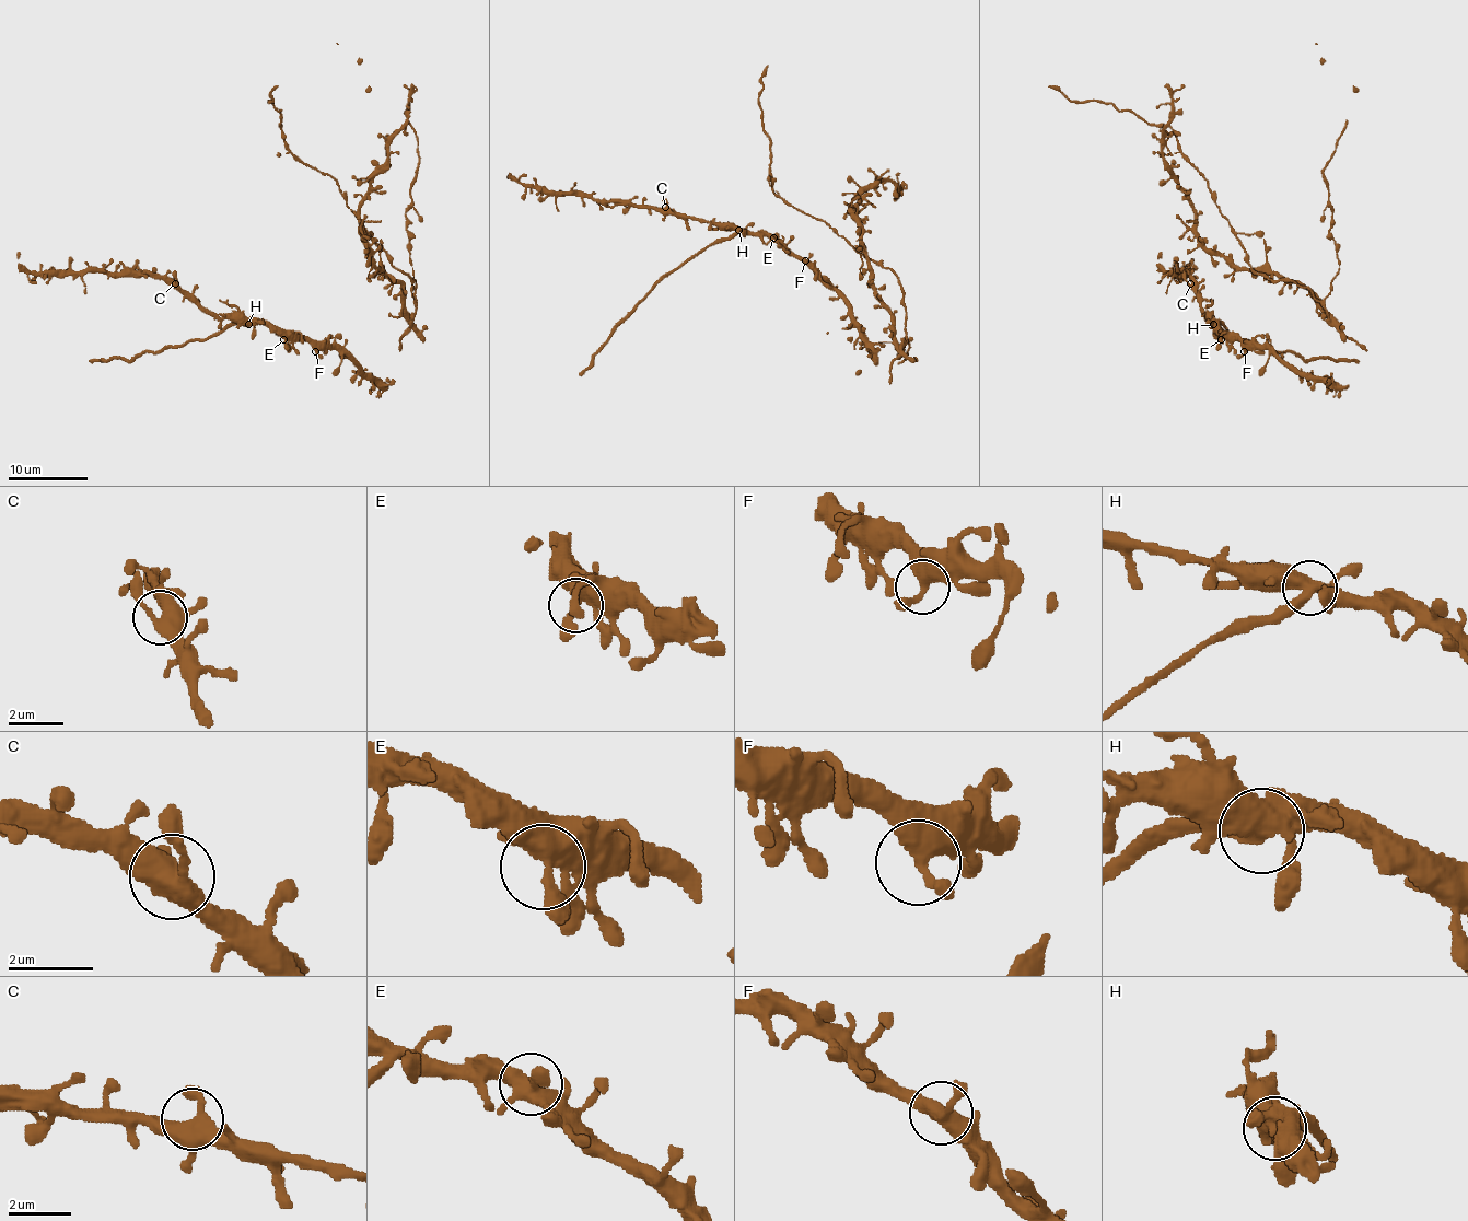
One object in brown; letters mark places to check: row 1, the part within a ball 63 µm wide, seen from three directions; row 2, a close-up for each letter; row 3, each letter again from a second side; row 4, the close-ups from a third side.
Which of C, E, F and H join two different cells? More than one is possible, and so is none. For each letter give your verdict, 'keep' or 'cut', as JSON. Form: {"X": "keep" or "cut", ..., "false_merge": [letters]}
{"C": "keep", "E": "keep", "F": "keep", "H": "cut", "false_merge": ["H"]}

